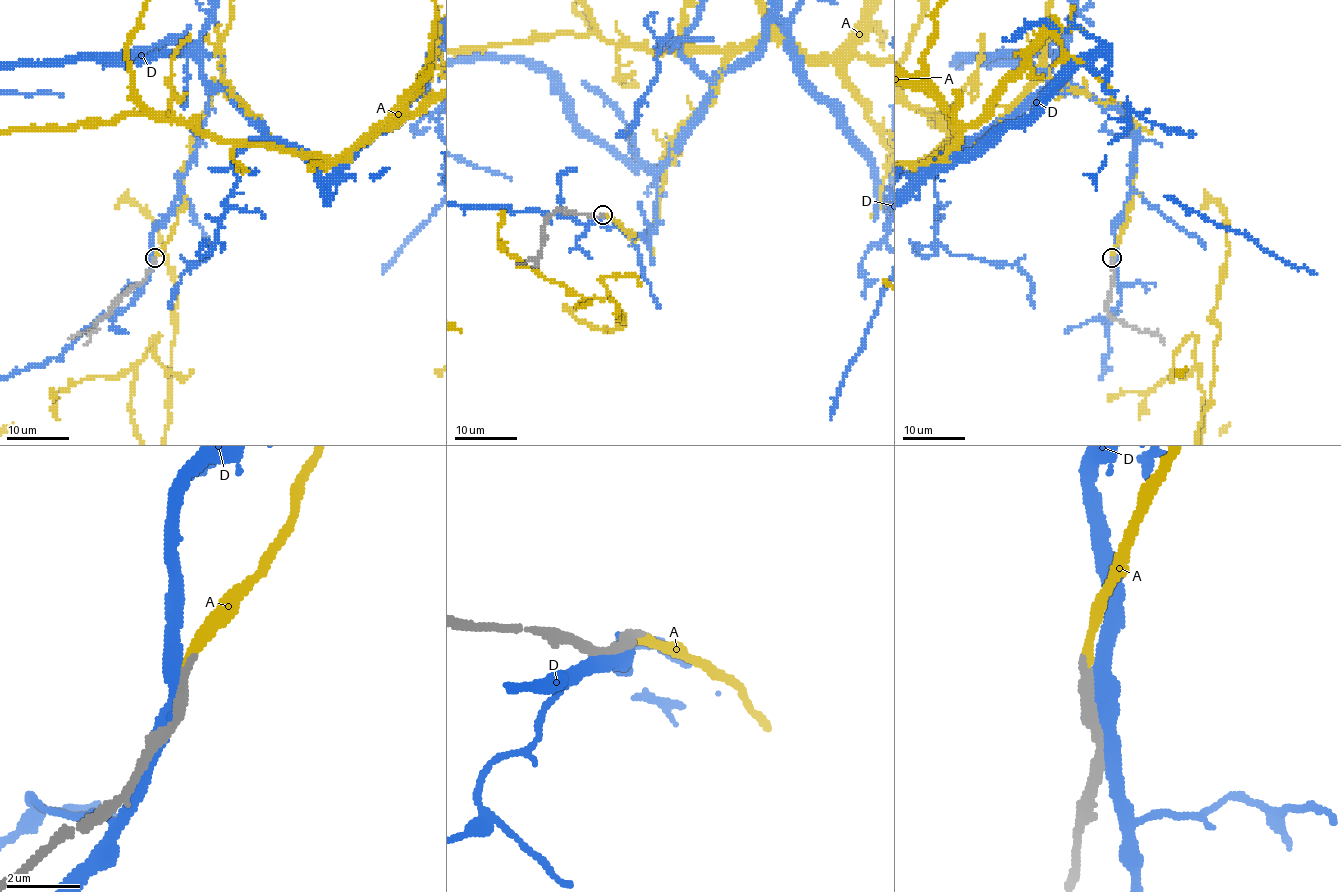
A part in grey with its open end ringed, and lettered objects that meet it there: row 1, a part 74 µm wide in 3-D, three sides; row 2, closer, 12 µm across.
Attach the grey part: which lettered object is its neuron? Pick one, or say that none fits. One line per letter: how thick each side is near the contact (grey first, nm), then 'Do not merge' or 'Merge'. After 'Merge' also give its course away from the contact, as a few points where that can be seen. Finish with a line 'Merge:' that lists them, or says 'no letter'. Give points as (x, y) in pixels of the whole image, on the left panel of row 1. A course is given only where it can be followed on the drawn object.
A: Thickness 240 nm (grey) against 220 nm. Merge. Its course: (155, 258), (193, 124), (224, 77), (280, 149), (326, 161), (311, 171), (298, 155)
D: Thickness 240 nm (grey) against 440 nm. Do not merge
Merge: A

